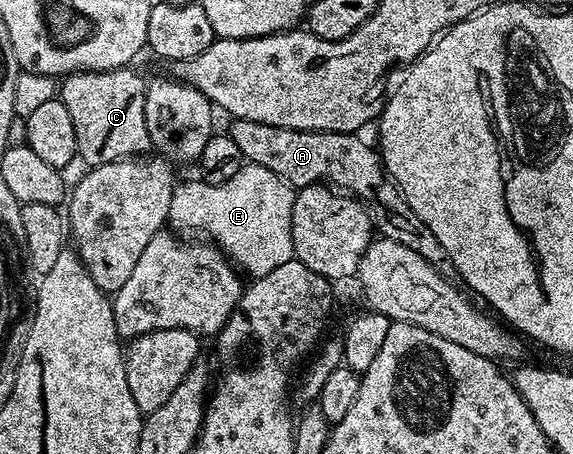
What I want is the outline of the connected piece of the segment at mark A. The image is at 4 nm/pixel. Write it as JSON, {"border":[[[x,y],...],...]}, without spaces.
{"border":[[[233,119],[231,123],[226,128],[226,135],[232,139],[234,146],[238,146],[238,150],[242,150],[245,161],[266,166],[266,170],[278,174],[278,178],[296,190],[323,182],[355,196],[367,208],[375,231],[383,239],[410,246],[414,254],[422,254],[422,258],[426,258],[426,262],[433,264],[442,275],[453,275],[452,261],[448,259],[442,242],[434,238],[434,230],[430,230],[430,226],[426,226],[426,222],[422,222],[422,218],[410,210],[400,187],[386,175],[379,151],[373,145],[371,148],[366,141],[359,140],[359,135],[350,132],[290,130],[249,120]]]}

